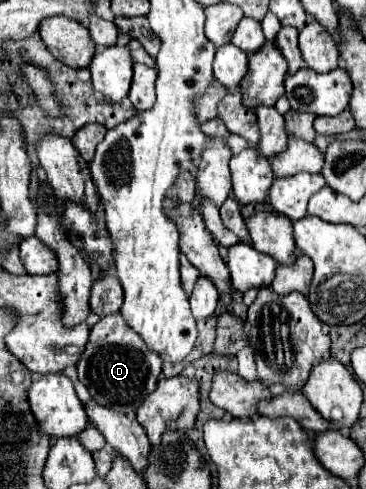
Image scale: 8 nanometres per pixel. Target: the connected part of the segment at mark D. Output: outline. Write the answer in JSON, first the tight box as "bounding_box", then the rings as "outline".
{"bounding_box":[77,314,161,414],"outline":[[[117,314],[105,316],[93,324],[85,352],[77,362],[77,374],[79,382],[89,390],[97,404],[129,414],[135,412],[139,404],[157,388],[161,364],[161,356],[147,348],[145,340],[141,340],[141,336],[127,326],[121,314]]]}

